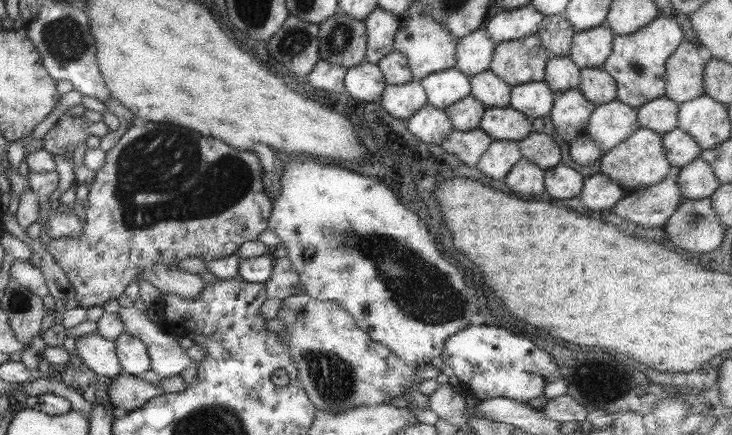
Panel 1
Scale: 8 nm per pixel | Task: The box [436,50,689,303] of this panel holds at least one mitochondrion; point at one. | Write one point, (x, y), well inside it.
(637, 68)

